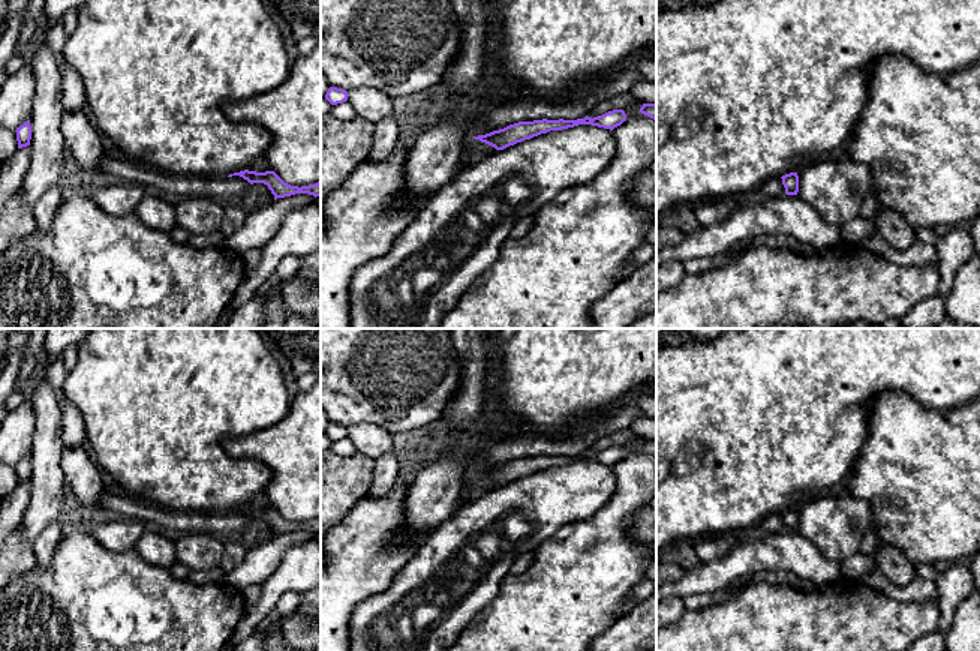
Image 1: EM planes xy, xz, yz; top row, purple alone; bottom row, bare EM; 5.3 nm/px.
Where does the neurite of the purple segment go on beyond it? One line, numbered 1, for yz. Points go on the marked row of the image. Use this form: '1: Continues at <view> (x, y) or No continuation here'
1: No continuation here

